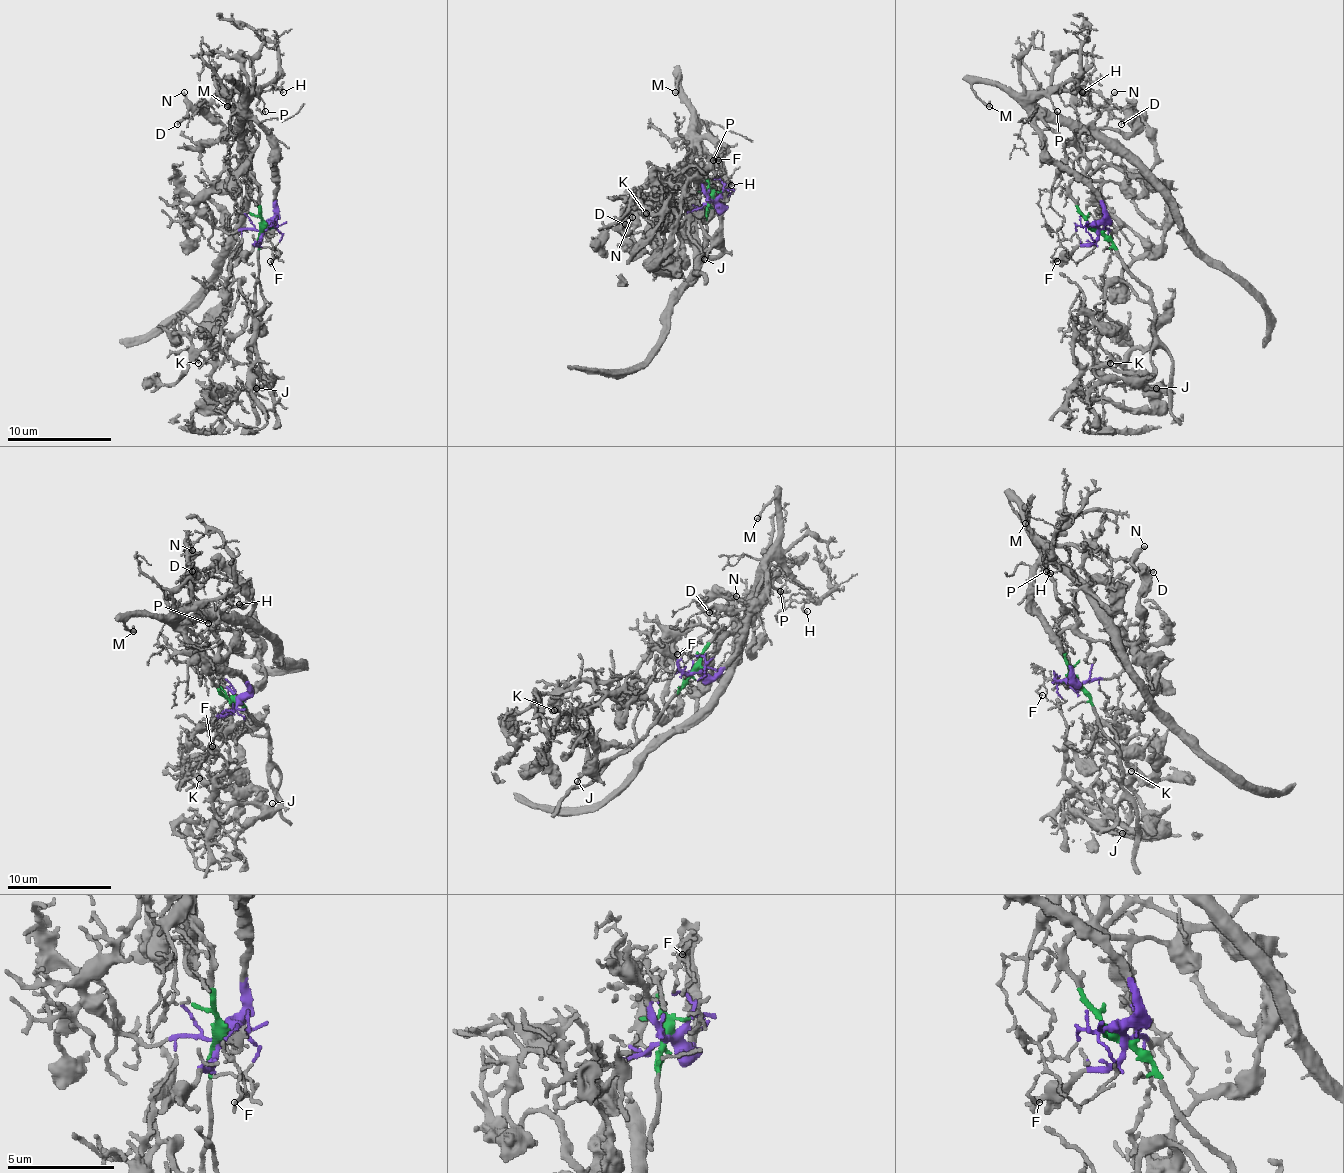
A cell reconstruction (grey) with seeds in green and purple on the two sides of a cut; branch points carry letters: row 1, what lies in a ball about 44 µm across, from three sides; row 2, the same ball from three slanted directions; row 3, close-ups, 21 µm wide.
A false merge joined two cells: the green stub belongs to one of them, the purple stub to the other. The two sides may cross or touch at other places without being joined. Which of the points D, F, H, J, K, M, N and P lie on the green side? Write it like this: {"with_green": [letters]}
{"with_green": ["D", "J", "K", "N"]}

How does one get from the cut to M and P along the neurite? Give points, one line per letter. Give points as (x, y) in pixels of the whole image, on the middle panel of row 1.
M: (714, 200), (724, 205), (721, 150), (695, 132), (695, 113), (685, 100), (680, 74), (674, 92)
P: (714, 200), (724, 205), (721, 150), (695, 134), (714, 160)

